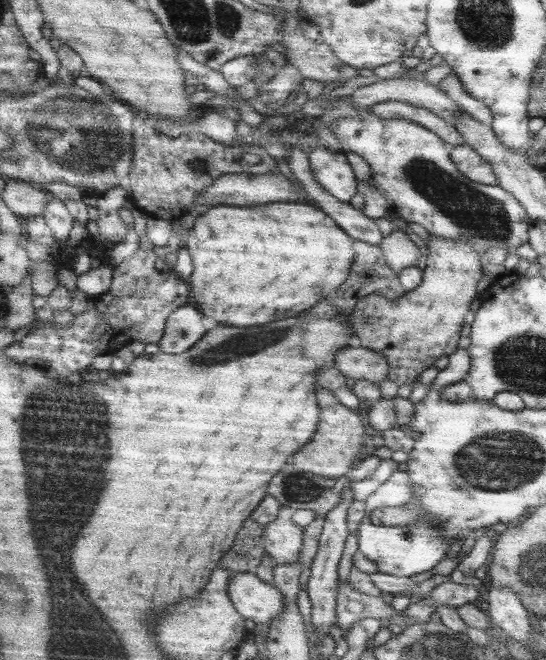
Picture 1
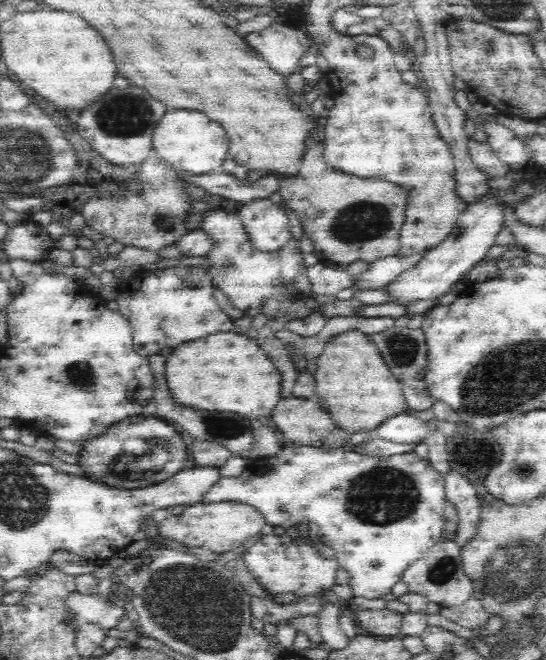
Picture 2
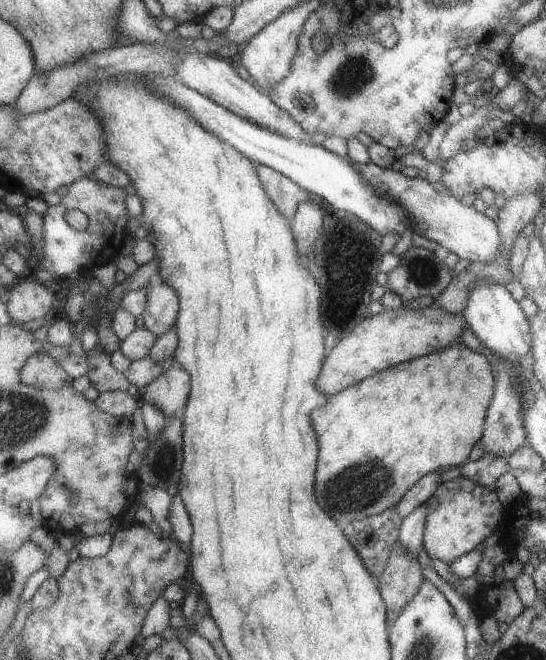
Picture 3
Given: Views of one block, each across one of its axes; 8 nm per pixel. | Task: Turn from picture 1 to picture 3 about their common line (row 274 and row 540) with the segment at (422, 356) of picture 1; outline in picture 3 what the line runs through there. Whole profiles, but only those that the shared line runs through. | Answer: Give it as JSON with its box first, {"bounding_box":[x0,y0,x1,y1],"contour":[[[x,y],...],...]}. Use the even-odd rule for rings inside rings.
{"bounding_box":[425,478,505,564],"contour":[[[455,478],[441,484],[441,488],[427,502],[427,510],[425,554],[429,558],[451,564],[477,548],[481,542],[487,542],[499,530],[505,514],[505,504],[501,502],[497,490],[491,490],[471,478]]]}

